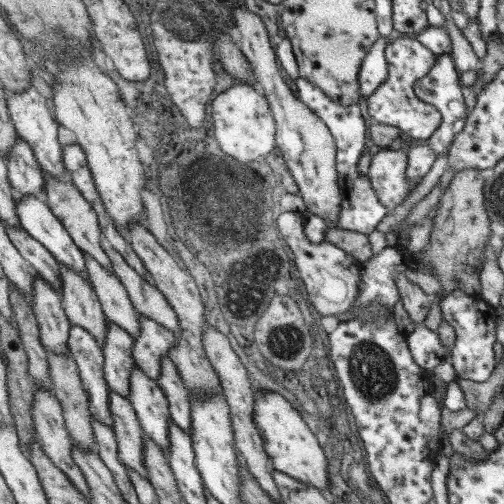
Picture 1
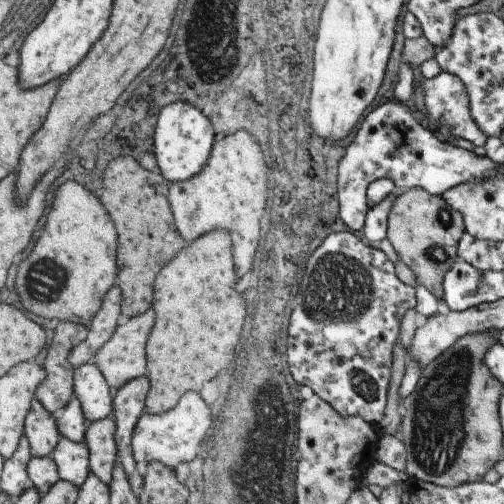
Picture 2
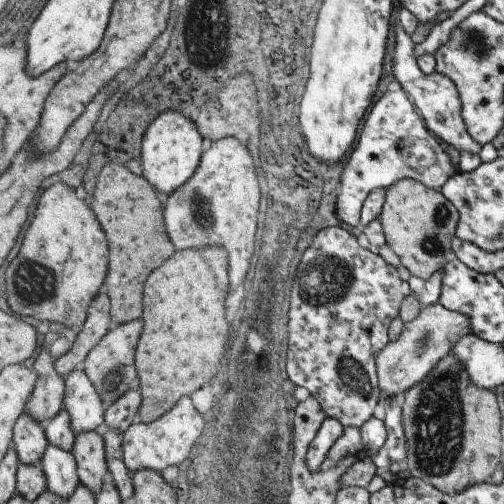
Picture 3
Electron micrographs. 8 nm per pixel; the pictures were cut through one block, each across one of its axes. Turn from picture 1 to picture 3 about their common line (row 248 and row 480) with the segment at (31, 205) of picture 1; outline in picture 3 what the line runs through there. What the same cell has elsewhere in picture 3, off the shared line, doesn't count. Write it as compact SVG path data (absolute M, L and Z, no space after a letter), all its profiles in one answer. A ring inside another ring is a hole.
M49 446L41 464L49 478L49 490L61 494L65 500L71 500L77 488L83 484L79 476L79 462L75 452Z

